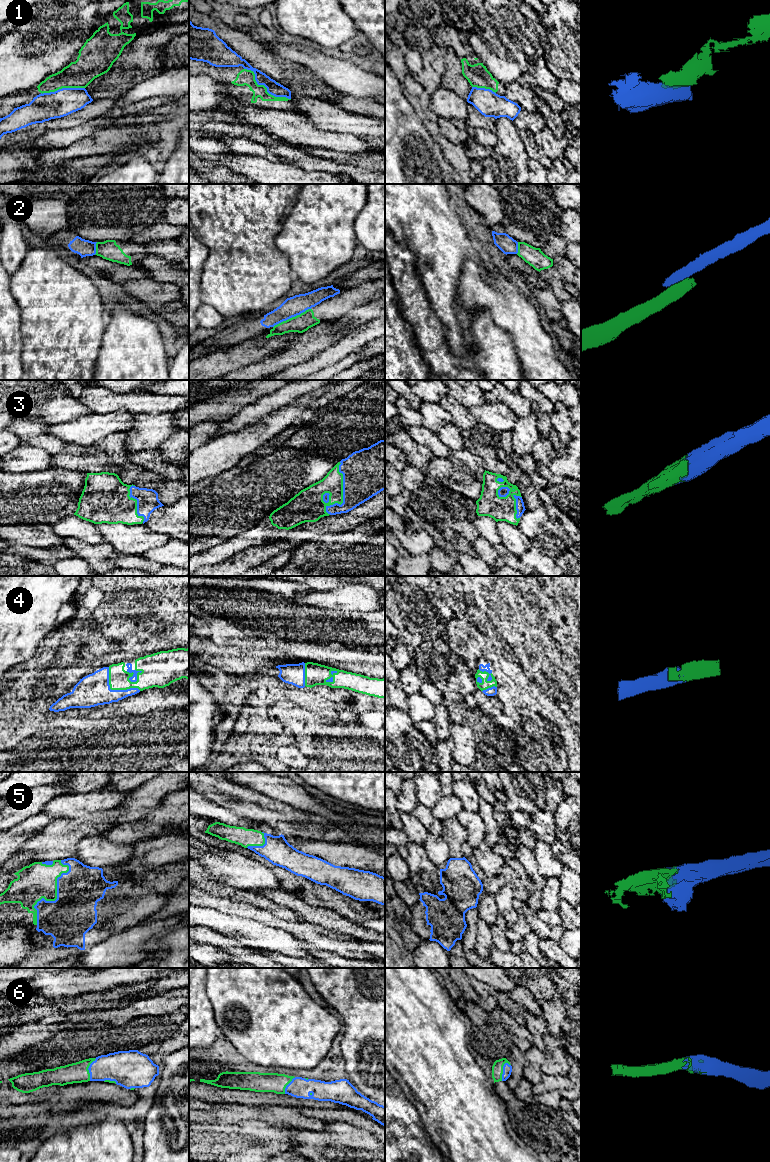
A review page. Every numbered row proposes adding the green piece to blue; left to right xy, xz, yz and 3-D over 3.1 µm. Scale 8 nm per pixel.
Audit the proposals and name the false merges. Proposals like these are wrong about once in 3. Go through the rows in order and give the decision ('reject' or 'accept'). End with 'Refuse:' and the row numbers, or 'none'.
1: reject
2: reject
3: accept
4: accept
5: accept
6: accept
Refuse: 1, 2

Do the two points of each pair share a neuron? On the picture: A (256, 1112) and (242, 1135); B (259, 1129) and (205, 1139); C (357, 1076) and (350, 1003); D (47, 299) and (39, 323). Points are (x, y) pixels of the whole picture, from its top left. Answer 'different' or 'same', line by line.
A: different
B: same
C: same
D: same

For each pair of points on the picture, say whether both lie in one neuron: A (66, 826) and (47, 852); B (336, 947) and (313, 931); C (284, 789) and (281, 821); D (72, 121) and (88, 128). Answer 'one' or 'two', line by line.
A: one
B: one
C: two
D: two

